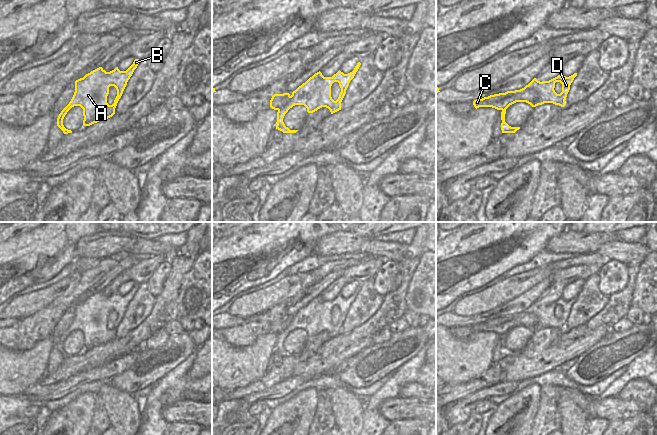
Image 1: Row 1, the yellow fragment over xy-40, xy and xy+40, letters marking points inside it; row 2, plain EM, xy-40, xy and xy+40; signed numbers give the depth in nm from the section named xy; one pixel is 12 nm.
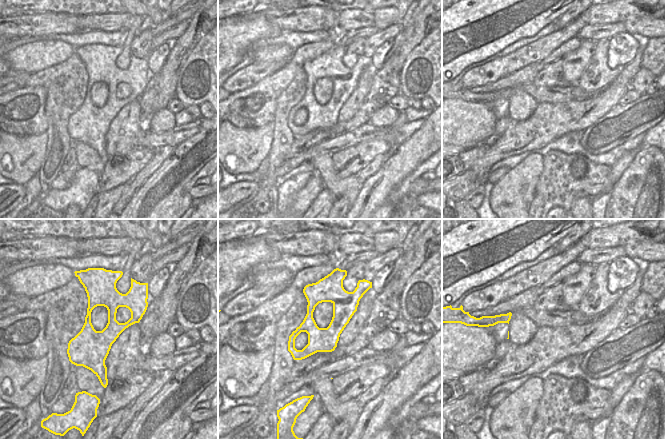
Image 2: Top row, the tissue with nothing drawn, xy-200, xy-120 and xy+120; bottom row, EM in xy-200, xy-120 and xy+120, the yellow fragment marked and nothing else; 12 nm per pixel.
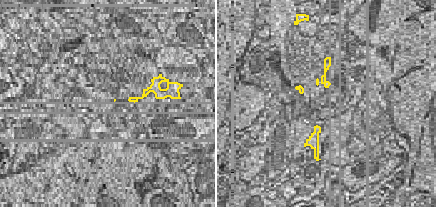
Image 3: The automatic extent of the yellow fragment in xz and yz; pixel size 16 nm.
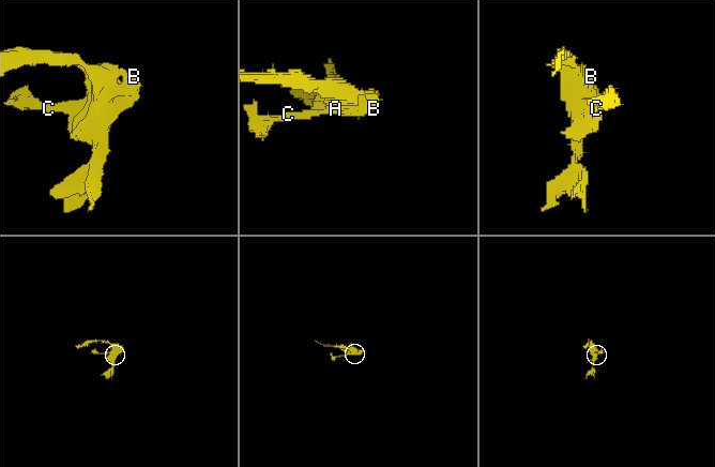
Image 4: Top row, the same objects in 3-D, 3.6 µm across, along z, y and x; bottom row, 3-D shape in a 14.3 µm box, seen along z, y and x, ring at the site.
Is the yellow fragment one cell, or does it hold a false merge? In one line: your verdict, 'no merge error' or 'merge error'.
merge error

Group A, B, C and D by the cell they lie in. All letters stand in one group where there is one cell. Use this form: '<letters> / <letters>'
A B D / C

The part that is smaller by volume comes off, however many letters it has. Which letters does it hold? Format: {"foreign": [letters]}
{"foreign": ["C"]}

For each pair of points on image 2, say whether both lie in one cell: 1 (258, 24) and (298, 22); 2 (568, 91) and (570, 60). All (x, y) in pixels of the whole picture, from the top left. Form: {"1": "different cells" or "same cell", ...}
{"1": "different cells", "2": "different cells"}

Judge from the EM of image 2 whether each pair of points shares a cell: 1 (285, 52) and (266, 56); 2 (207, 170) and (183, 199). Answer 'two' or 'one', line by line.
1: one
2: two

